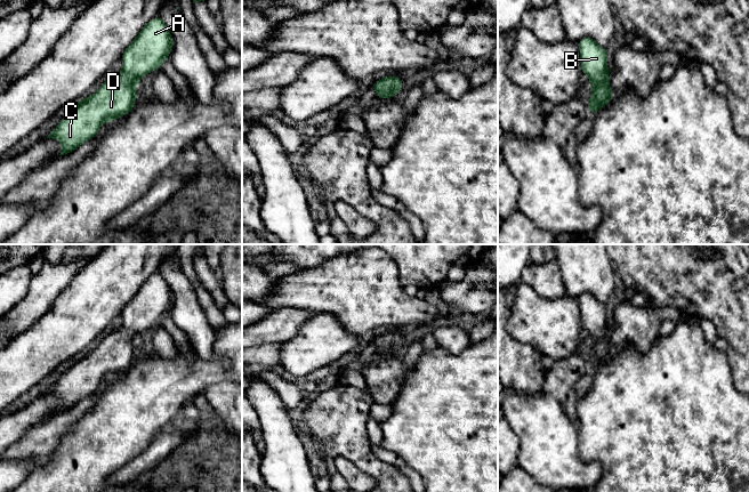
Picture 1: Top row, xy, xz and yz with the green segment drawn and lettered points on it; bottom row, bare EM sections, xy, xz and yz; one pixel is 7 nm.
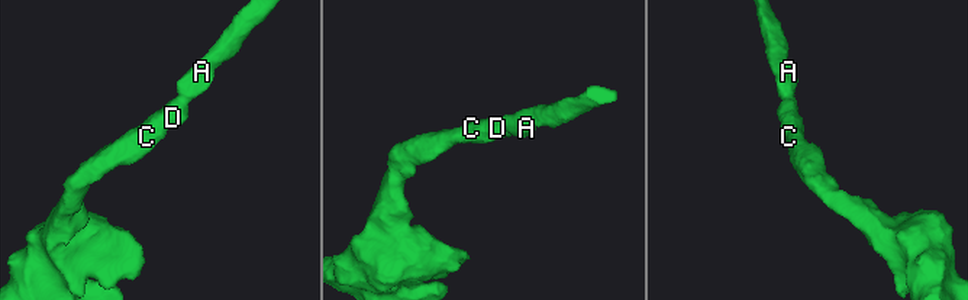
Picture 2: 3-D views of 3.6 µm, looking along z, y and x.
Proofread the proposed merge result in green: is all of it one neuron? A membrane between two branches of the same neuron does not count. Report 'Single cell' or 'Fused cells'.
Single cell

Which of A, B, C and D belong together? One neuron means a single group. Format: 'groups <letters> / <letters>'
groups A B C D

